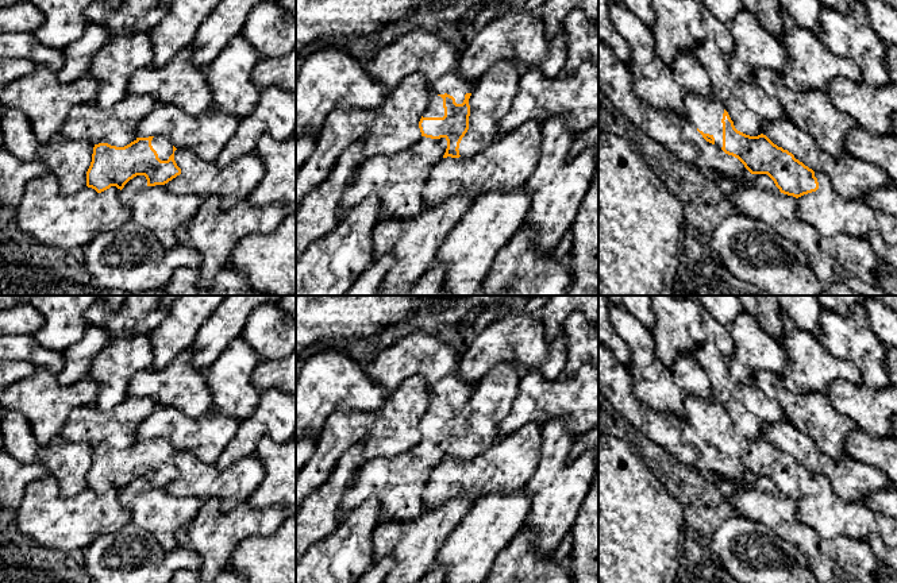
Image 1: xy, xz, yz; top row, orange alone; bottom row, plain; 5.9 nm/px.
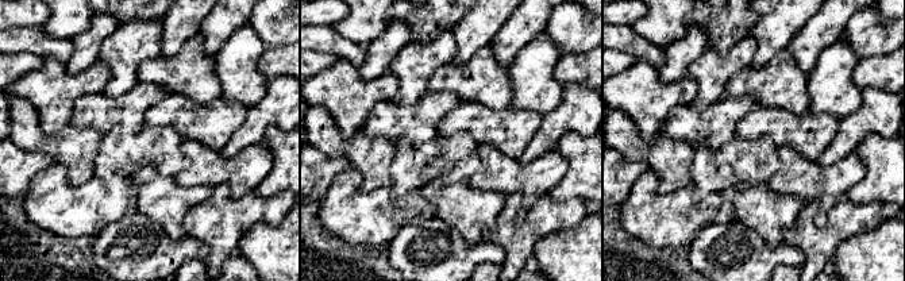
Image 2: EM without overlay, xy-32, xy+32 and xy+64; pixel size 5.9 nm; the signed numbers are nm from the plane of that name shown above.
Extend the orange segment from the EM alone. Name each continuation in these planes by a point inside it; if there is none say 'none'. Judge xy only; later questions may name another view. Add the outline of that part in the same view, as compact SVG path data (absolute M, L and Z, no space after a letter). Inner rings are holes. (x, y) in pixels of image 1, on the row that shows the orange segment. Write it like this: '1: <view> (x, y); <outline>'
1: xy (164, 147); M154 136L151 140L151 146L157 151L161 161L168 161L169 157L173 154L173 144L165 136Z

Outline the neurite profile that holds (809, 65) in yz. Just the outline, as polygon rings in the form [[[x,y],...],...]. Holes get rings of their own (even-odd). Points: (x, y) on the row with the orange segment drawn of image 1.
[[[792,19],[784,23],[779,42],[788,54],[781,74],[792,89],[825,92],[835,78],[862,82],[862,74],[852,59],[834,54],[815,32]]]

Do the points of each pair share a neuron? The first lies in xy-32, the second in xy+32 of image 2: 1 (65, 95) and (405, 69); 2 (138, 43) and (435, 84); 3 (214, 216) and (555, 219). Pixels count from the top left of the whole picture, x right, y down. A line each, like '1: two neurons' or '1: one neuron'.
1: two neurons
2: two neurons
3: one neuron

